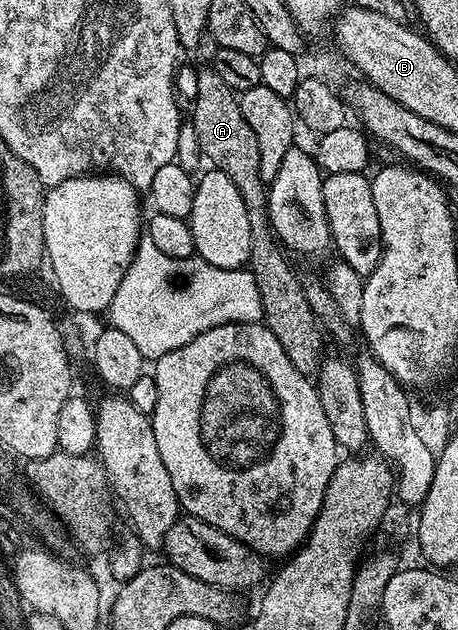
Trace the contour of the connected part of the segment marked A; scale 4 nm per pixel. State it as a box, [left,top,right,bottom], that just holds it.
[191,65,325,376]

